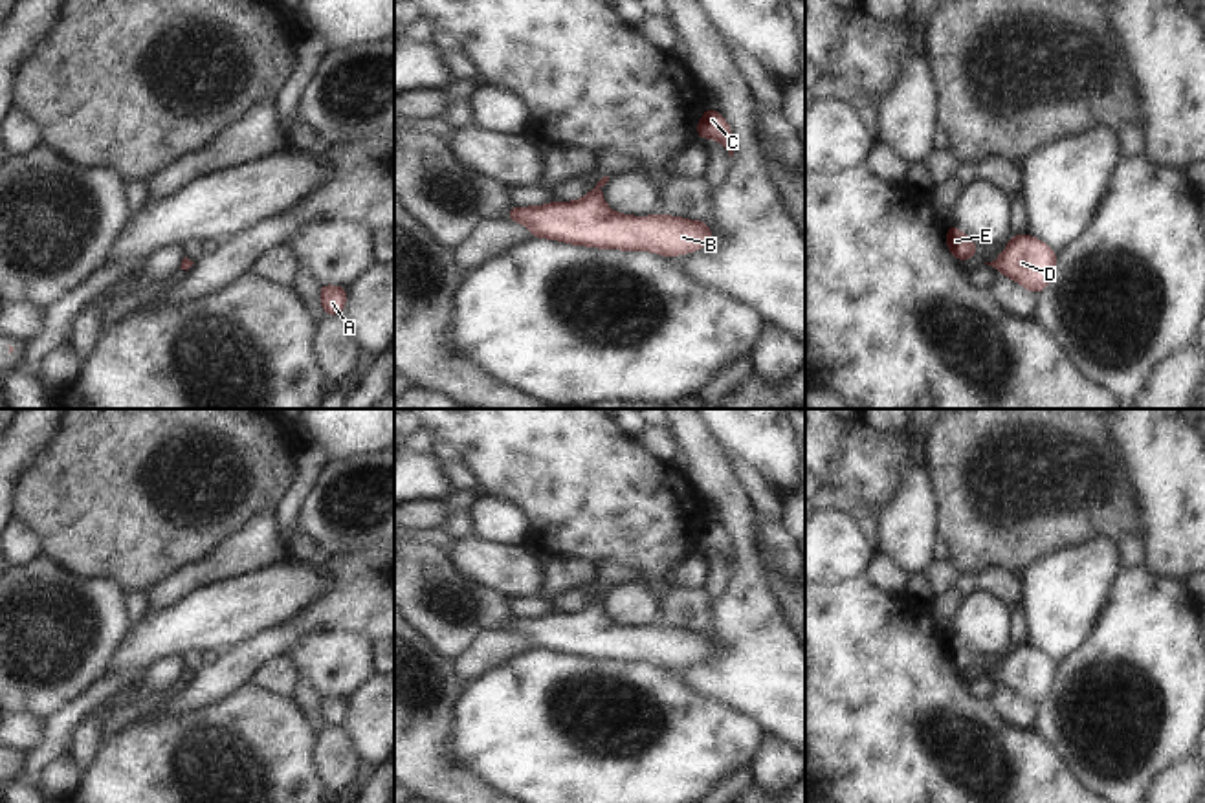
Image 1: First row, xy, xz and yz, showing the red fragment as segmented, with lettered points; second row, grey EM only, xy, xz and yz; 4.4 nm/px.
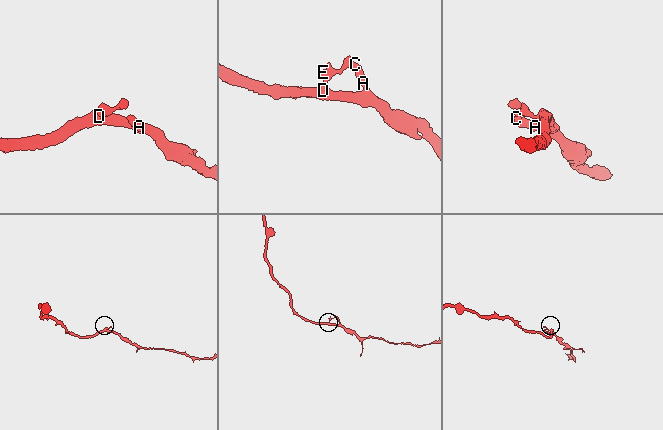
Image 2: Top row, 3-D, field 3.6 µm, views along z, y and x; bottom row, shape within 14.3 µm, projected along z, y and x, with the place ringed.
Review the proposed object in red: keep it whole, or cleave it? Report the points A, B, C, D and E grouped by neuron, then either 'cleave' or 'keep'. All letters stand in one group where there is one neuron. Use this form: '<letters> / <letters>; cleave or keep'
A B C D E; keep

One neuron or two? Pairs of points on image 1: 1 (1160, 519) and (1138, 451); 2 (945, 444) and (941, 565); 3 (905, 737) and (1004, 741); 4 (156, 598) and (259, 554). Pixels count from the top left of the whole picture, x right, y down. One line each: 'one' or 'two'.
1: one
2: two
3: one
4: one

